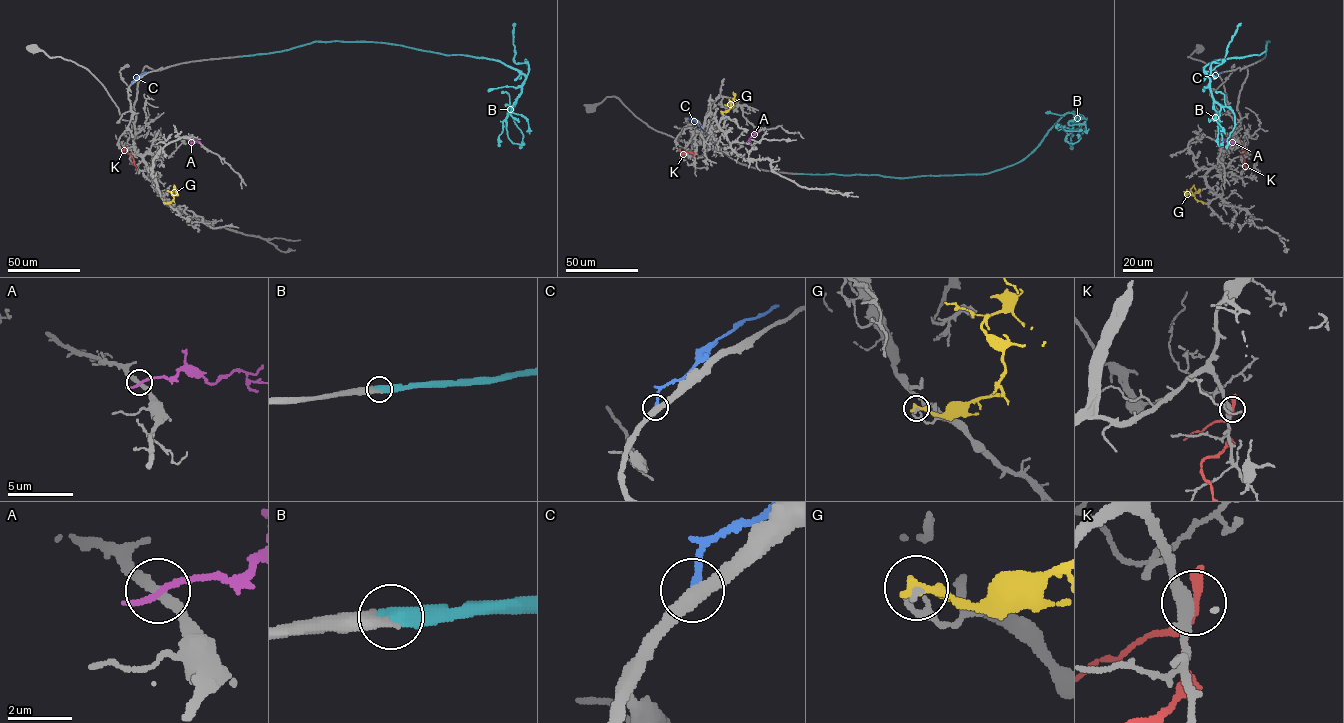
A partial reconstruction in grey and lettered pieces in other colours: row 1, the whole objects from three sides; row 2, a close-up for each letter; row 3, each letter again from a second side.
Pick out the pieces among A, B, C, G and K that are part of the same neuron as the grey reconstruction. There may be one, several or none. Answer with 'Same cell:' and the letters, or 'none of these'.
Same cell: B

